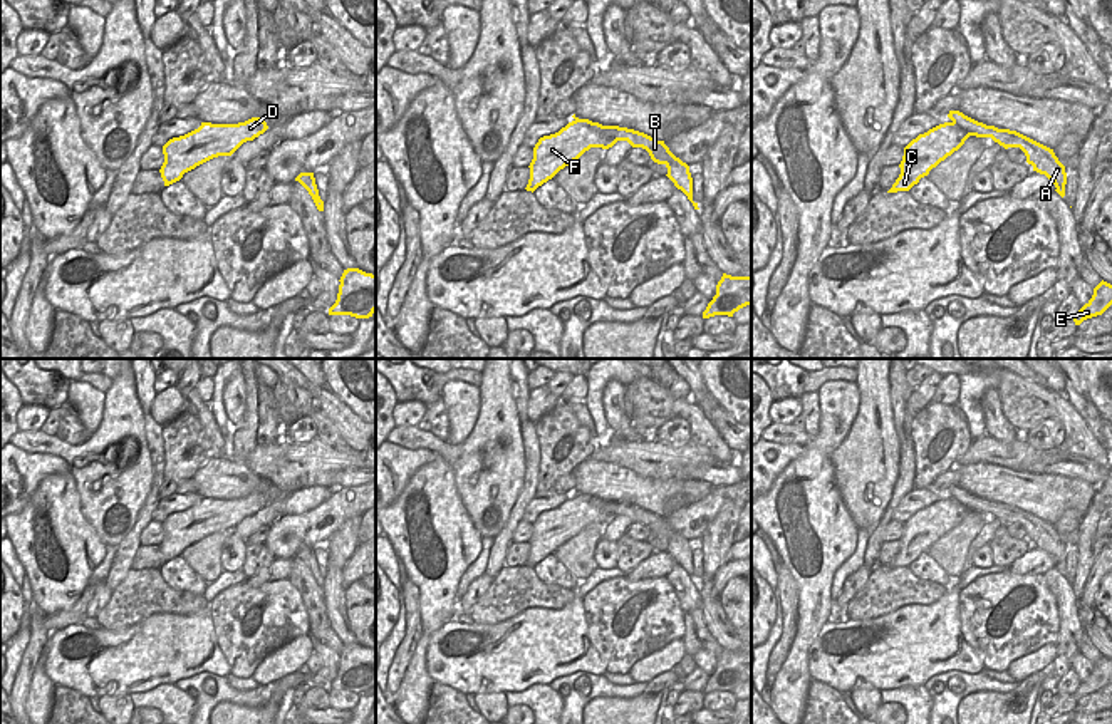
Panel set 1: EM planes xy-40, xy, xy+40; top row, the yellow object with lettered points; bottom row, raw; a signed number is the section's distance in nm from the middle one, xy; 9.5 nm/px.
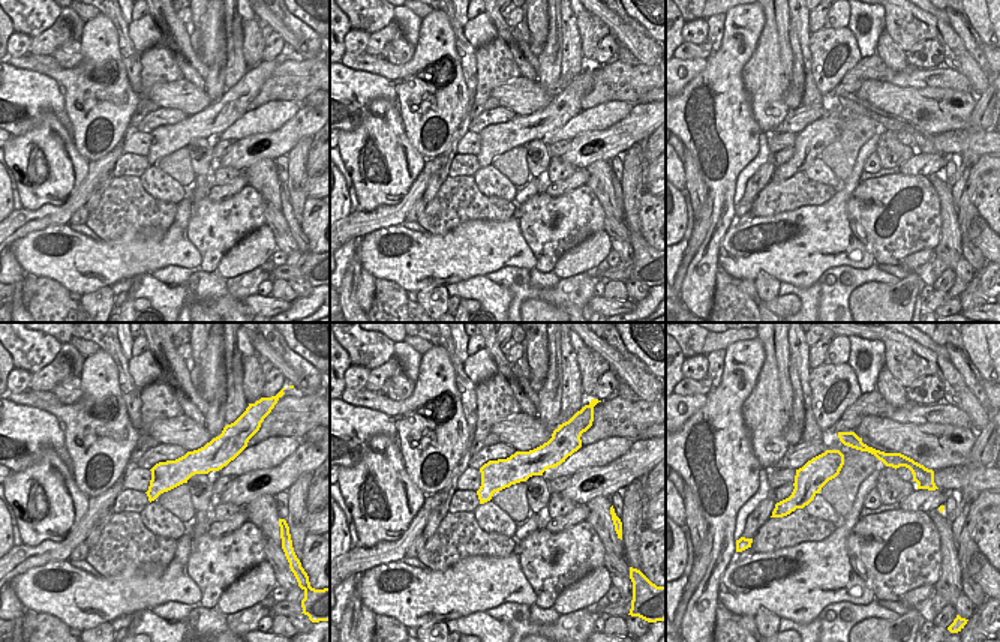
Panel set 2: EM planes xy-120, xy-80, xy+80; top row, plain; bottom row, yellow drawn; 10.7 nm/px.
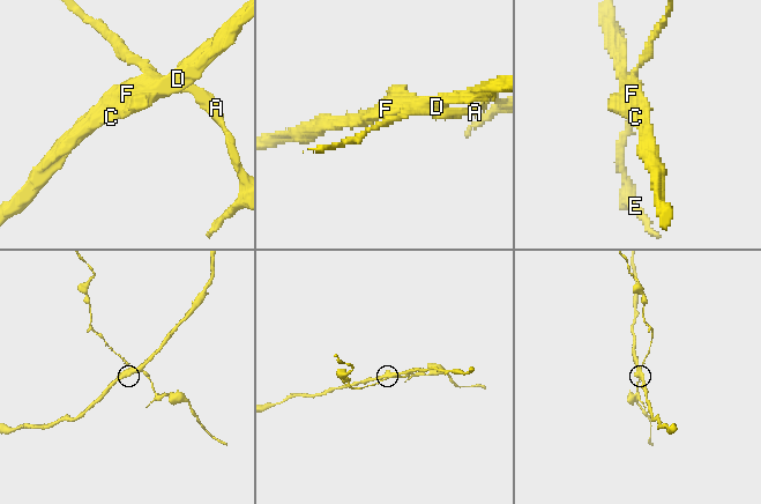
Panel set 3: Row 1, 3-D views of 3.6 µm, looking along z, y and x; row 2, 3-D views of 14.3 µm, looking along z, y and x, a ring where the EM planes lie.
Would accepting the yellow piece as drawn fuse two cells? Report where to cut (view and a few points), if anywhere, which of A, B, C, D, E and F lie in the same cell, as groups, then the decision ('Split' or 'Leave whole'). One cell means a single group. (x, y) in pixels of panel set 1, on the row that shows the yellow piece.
Split along xy (626, 128), (606, 128), (601, 134). Groups: A B E / C D F. Split

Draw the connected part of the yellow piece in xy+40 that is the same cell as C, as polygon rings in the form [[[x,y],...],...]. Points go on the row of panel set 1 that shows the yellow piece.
[[[944,122],[919,134],[904,147],[901,174],[887,193],[909,191],[933,168],[958,151],[973,136],[956,122]]]

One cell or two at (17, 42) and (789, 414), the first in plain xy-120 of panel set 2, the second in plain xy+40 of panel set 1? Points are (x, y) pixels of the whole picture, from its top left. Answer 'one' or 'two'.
one

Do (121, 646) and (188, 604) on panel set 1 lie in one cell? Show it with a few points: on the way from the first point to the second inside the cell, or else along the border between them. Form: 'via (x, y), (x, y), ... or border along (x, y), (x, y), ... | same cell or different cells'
border along (207, 605), (190, 615), (151, 614), (136, 624) | different cells

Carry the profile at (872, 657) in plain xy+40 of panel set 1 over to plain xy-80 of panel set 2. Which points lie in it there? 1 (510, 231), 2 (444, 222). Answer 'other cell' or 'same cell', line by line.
1: same cell
2: other cell

